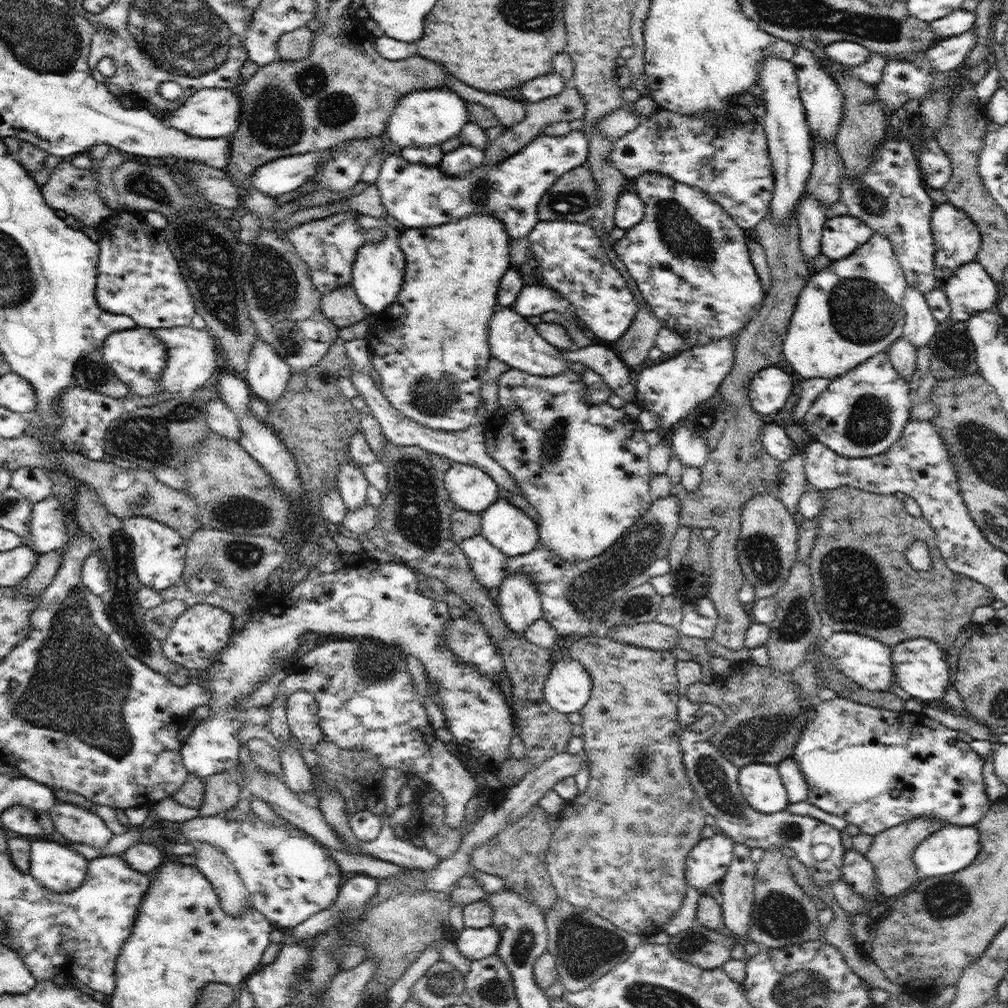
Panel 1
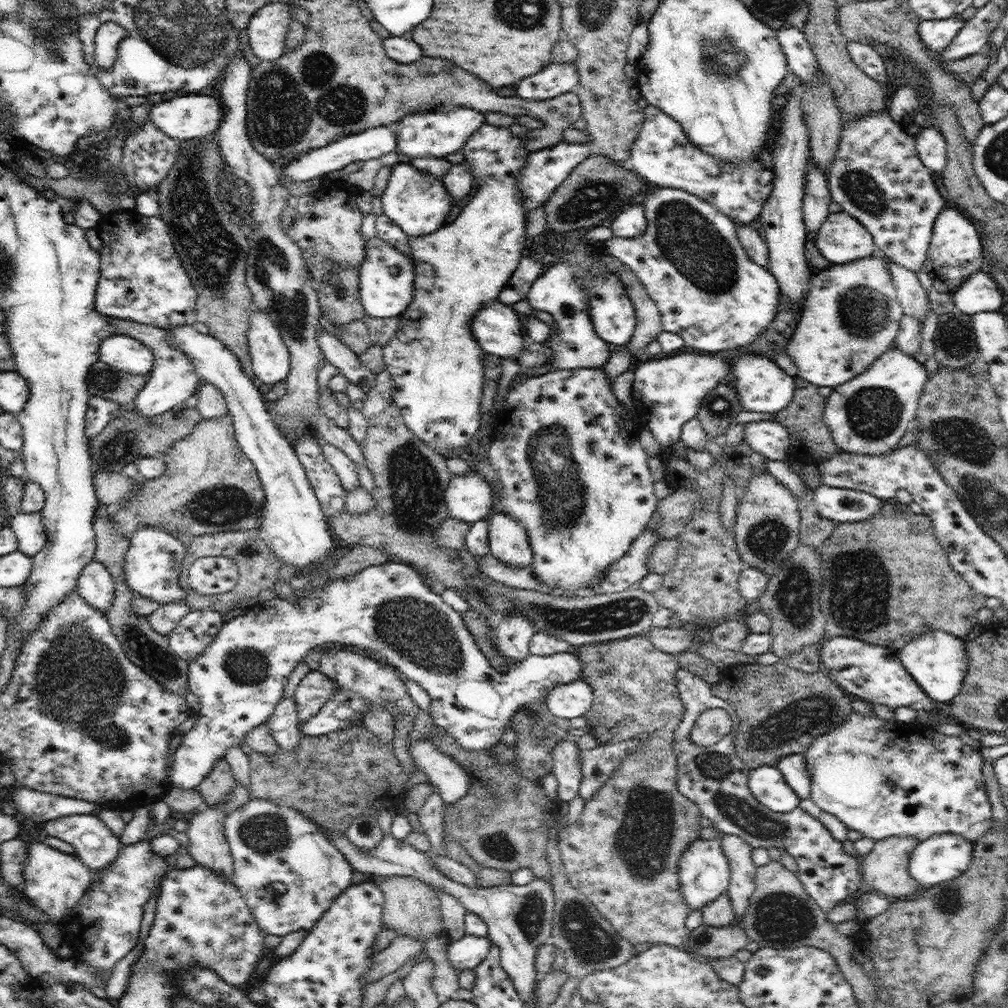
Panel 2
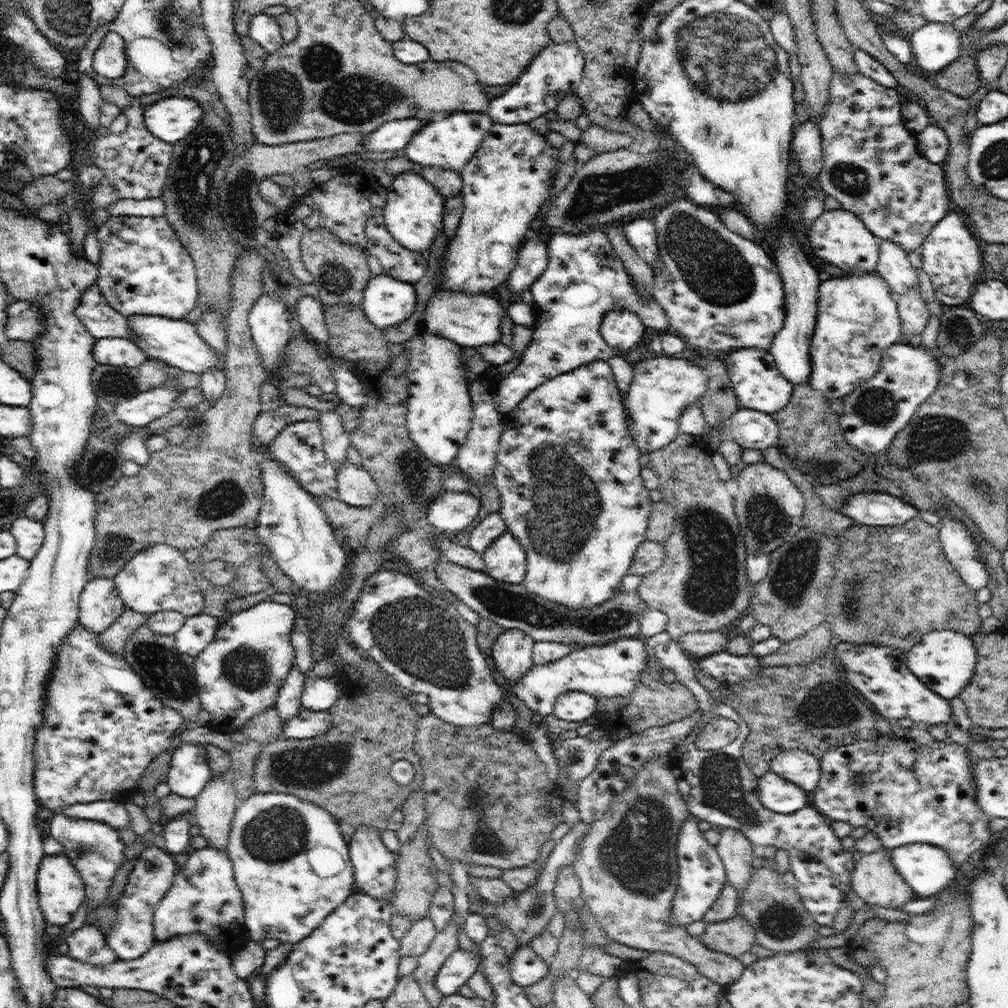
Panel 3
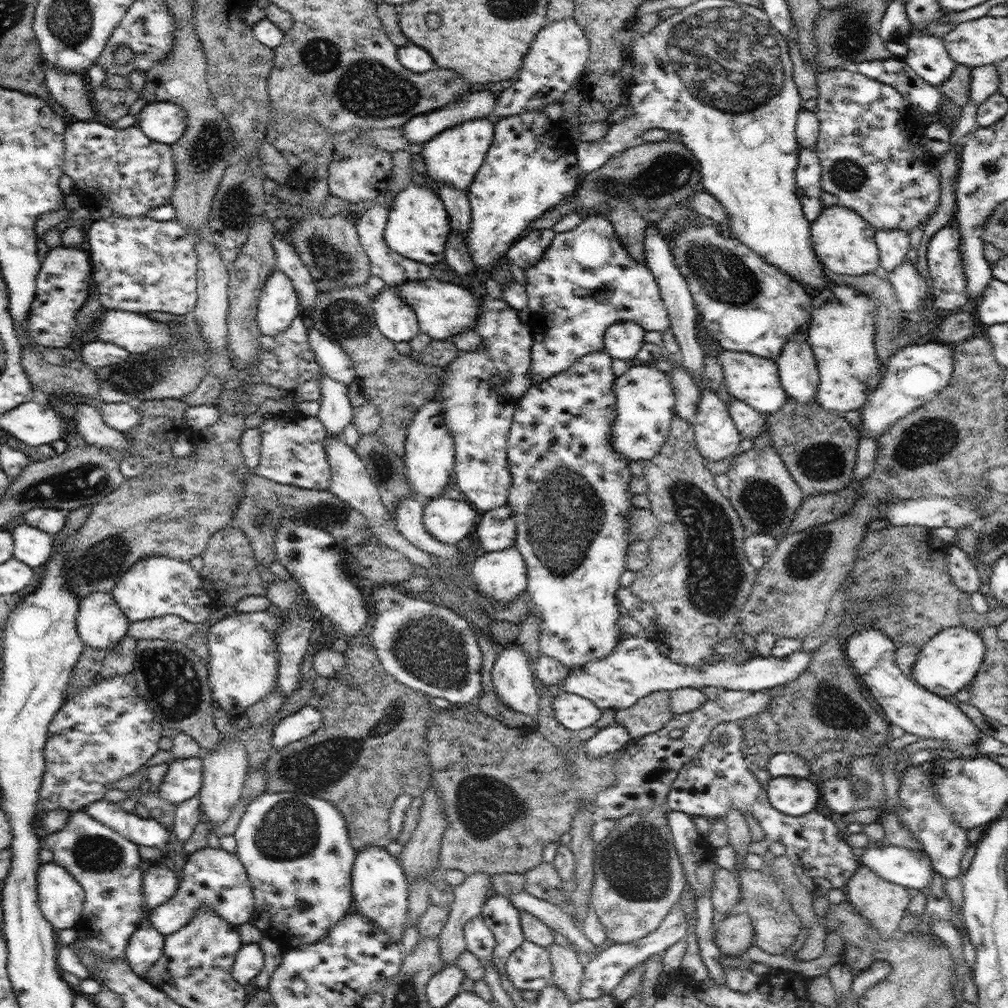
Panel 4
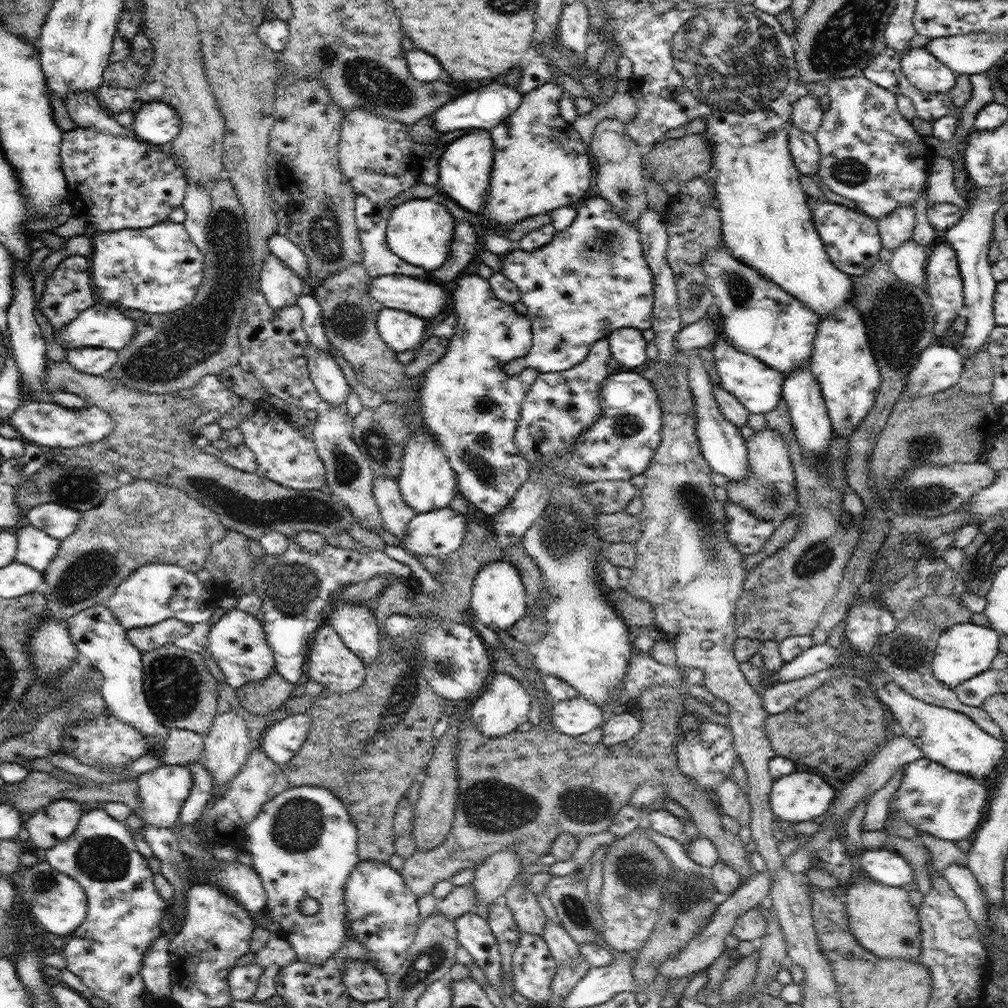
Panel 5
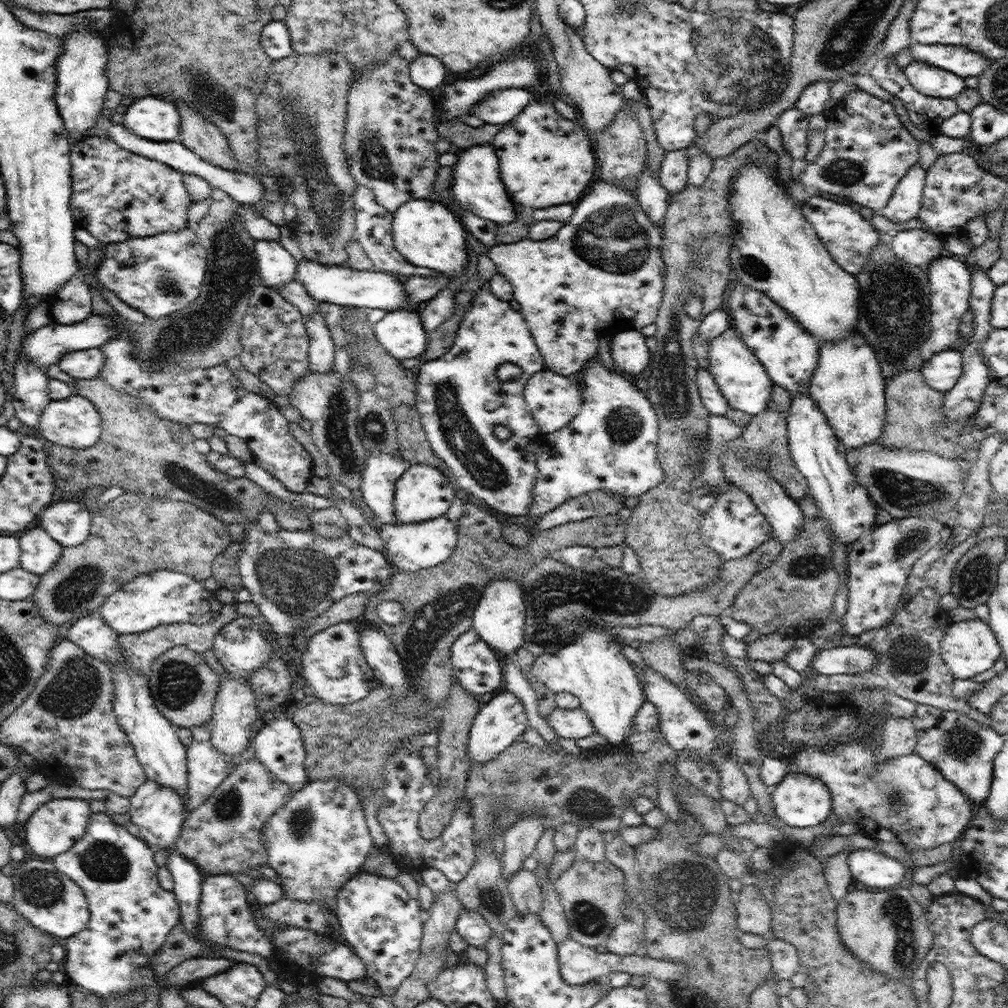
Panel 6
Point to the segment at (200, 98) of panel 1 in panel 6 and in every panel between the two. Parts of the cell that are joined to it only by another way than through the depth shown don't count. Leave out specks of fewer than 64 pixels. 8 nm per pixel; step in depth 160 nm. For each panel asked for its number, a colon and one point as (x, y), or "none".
2: (185, 117)
3: (171, 119)
4: (165, 122)
5: (157, 123)
6: (152, 118)

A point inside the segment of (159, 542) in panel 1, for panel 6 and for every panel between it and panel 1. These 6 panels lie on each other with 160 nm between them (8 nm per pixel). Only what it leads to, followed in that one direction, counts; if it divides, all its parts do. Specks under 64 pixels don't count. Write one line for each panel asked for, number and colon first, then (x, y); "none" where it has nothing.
2: (152, 565)
3: (159, 577)
4: (155, 586)
5: (155, 592)
6: (160, 597)

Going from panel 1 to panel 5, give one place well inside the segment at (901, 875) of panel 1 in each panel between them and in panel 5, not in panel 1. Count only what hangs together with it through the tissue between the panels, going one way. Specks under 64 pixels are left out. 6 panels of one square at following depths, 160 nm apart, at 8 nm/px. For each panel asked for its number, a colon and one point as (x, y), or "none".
2: (885, 869)
3: (874, 879)
4: (884, 904)
5: (882, 919)

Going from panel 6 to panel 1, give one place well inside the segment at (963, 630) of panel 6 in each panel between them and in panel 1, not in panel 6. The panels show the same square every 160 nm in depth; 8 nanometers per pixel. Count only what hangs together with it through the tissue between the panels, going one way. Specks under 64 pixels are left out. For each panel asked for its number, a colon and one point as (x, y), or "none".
1: (921, 667)
2: (937, 661)
3: (945, 660)
4: (949, 662)
5: (964, 650)

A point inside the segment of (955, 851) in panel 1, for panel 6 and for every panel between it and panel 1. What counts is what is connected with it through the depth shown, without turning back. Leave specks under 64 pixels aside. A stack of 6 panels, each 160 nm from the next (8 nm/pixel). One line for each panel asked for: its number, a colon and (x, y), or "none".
2: (942, 857)
3: (928, 869)
4: (909, 867)
5: (887, 866)
6: (875, 869)

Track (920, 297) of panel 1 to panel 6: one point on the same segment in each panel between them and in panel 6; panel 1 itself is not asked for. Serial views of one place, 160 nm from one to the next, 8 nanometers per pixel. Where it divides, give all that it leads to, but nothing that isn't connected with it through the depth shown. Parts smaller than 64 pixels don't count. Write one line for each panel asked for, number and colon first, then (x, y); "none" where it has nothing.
2: (912, 297)
3: (894, 266)
4: (893, 244)
5: (895, 228)
6: (906, 200)

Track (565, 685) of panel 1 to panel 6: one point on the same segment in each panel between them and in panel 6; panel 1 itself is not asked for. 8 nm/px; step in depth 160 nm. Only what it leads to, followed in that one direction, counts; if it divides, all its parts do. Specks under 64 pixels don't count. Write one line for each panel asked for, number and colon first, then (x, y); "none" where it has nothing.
2: (573, 700)
3: (575, 706)
4: (574, 712)
5: (578, 716)
6: (574, 724)

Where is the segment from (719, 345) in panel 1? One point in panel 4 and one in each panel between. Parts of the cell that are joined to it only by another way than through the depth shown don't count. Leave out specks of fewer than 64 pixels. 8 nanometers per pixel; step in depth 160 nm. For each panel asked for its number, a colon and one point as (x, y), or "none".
2: (671, 389)
3: (662, 387)
4: (645, 400)

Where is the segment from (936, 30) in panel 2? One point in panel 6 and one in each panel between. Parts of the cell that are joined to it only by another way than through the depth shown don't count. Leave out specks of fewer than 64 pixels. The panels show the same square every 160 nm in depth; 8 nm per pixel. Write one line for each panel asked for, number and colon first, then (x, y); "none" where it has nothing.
3: (935, 45)
4: (927, 56)
5: (919, 65)
6: (932, 81)

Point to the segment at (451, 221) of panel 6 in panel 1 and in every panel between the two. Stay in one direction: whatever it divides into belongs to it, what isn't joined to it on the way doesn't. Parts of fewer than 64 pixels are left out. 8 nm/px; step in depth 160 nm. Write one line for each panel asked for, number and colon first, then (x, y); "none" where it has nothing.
1: (419, 196)
2: (415, 200)
3: (414, 212)
4: (418, 225)
5: (420, 230)

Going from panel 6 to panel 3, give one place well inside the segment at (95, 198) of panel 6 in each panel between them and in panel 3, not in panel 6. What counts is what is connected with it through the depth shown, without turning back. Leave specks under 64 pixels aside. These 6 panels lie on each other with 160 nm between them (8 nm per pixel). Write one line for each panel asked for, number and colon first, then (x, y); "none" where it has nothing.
3: (136, 163)
4: (124, 170)
5: (114, 182)

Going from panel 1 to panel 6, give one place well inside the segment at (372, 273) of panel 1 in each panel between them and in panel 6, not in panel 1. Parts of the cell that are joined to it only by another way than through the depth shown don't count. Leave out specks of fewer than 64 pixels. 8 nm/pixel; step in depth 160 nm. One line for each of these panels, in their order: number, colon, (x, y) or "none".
2: (386, 277)
3: (387, 301)
4: (396, 320)
5: (400, 330)
6: (400, 332)

